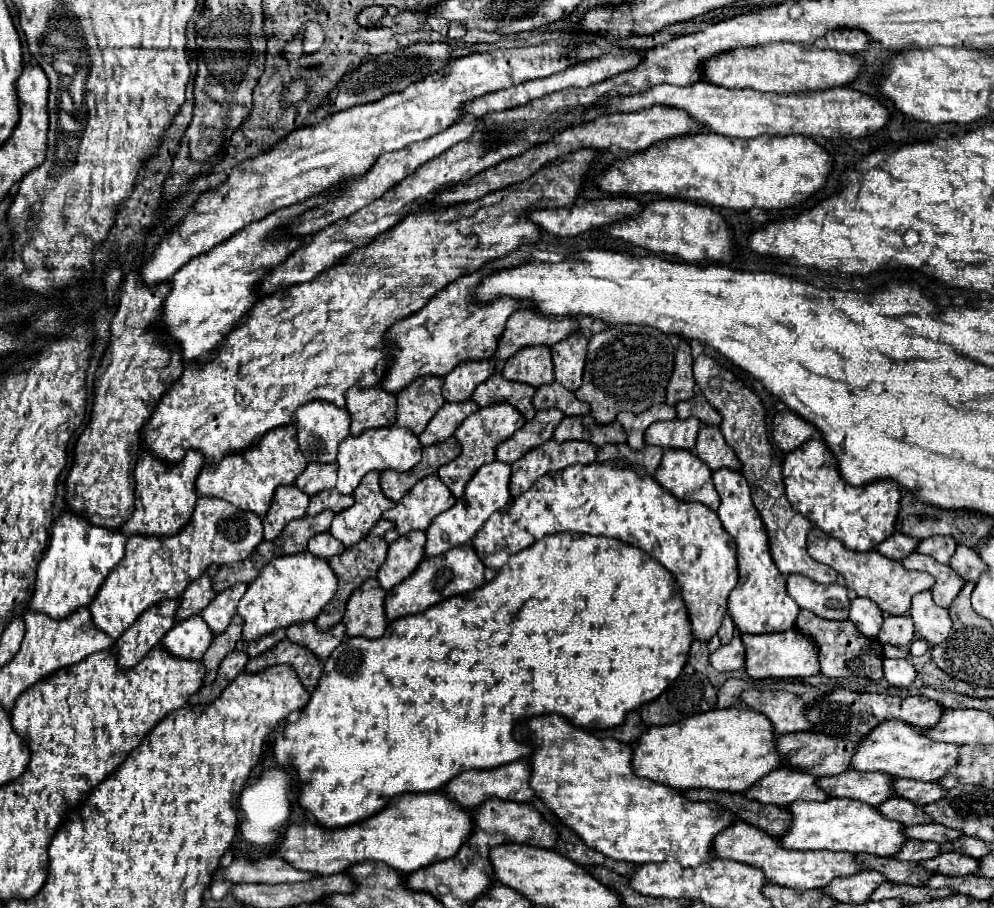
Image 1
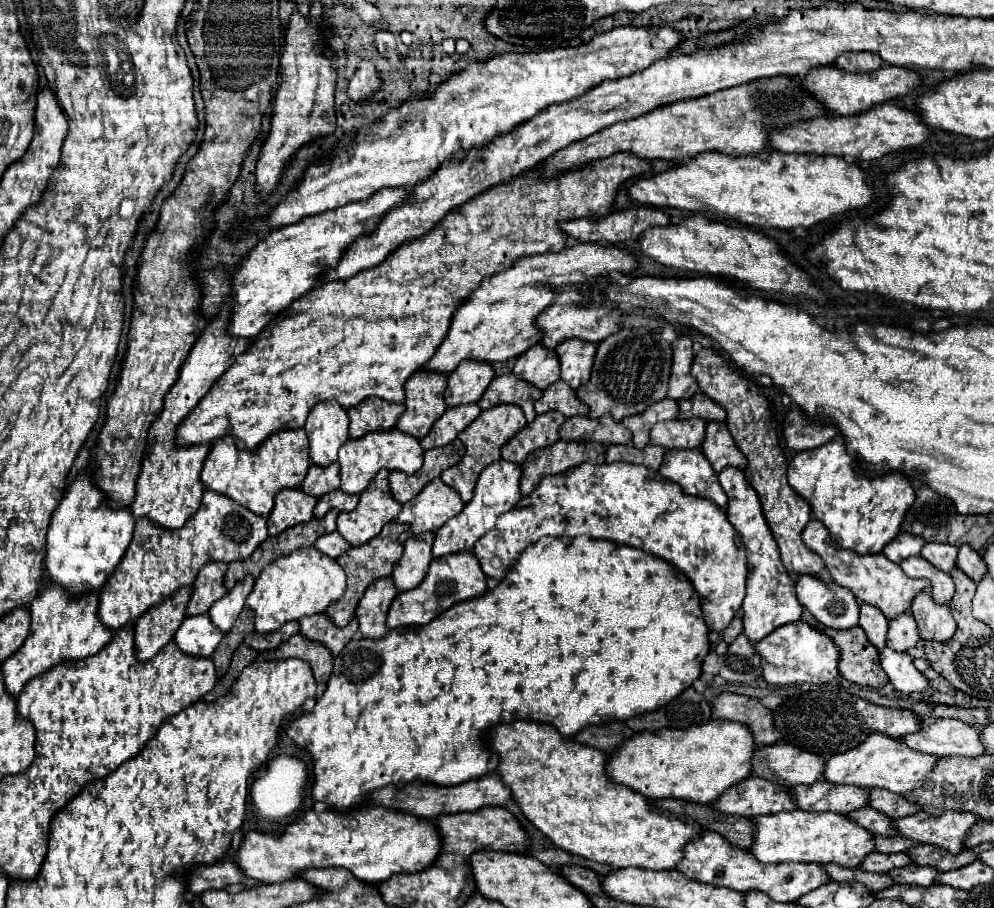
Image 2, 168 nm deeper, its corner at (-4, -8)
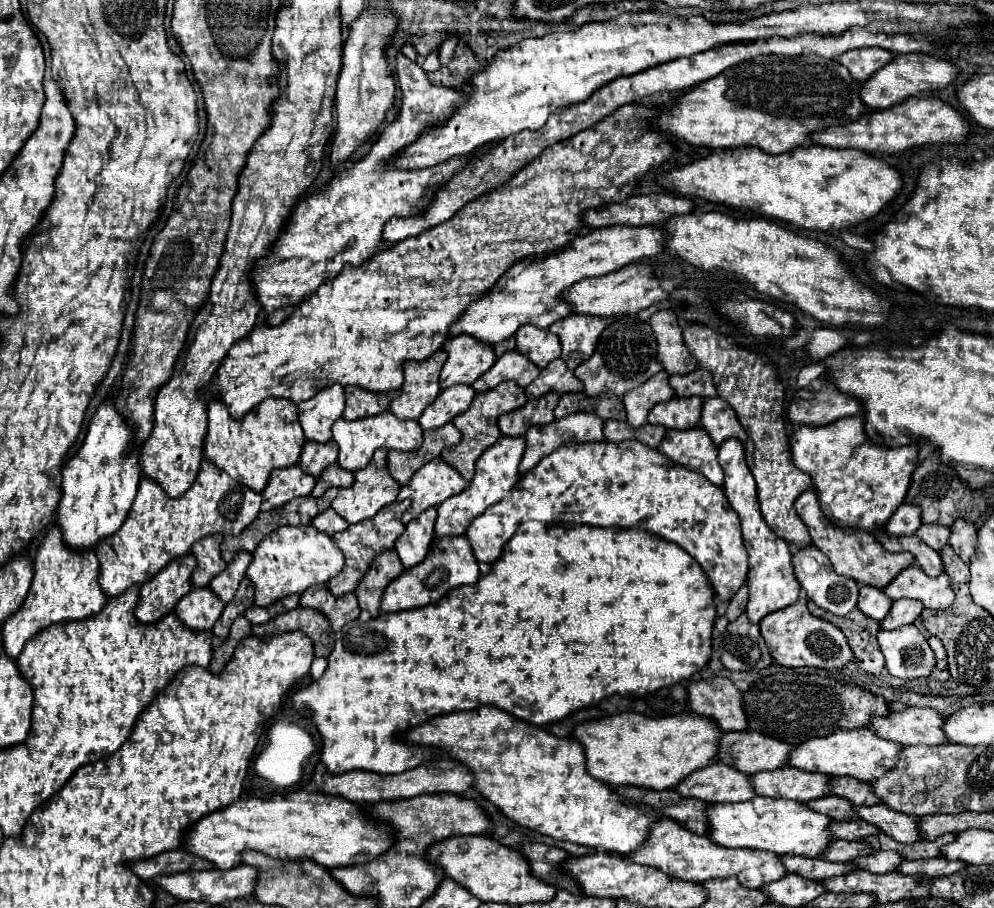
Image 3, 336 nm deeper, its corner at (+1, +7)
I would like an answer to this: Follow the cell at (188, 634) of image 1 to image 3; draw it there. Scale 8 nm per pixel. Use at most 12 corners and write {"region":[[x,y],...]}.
{"region":[[191,589],[173,609],[183,625],[209,631],[225,603]]}

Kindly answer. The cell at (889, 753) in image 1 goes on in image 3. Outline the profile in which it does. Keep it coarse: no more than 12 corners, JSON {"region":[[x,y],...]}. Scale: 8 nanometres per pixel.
{"region":[[869,727],[805,741],[789,765],[875,781],[903,747]]}

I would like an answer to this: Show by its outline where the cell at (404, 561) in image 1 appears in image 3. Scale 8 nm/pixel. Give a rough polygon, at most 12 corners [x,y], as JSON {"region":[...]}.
{"region":[[435,507],[405,525],[395,551],[405,569],[419,565],[433,539]]}

